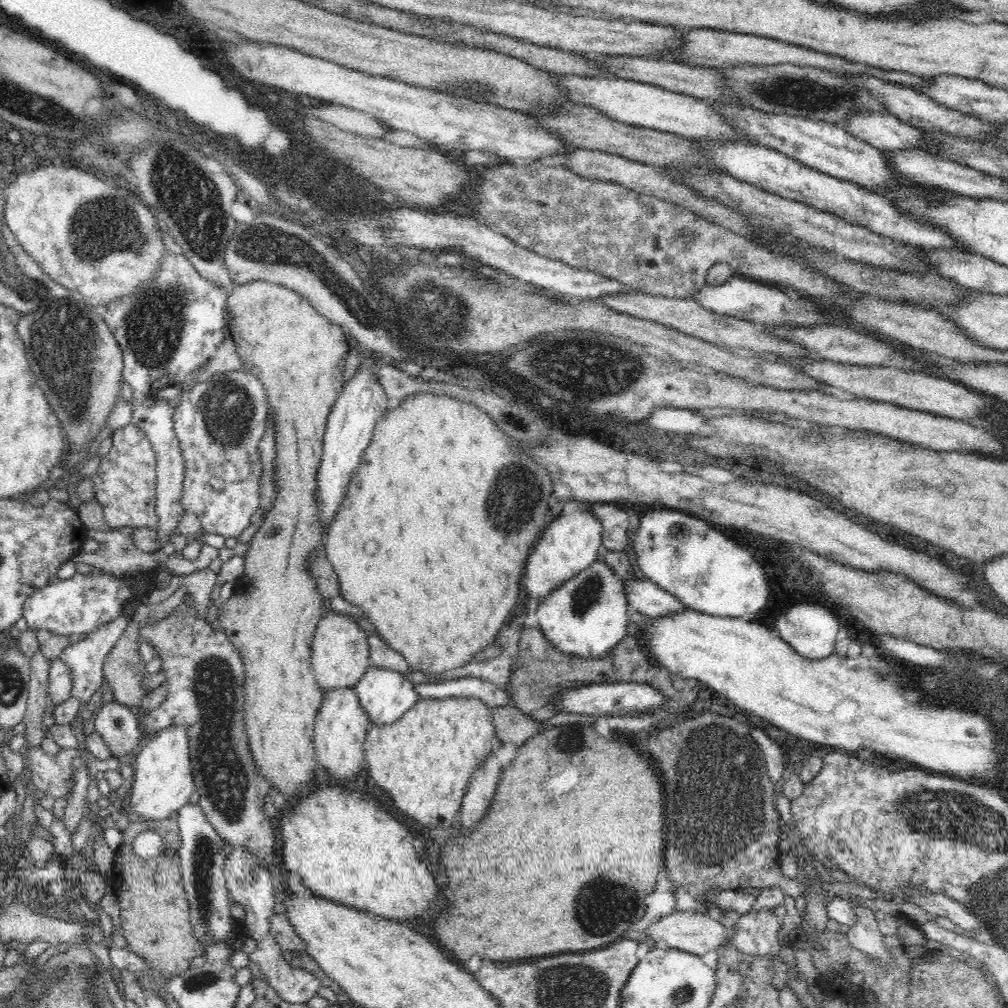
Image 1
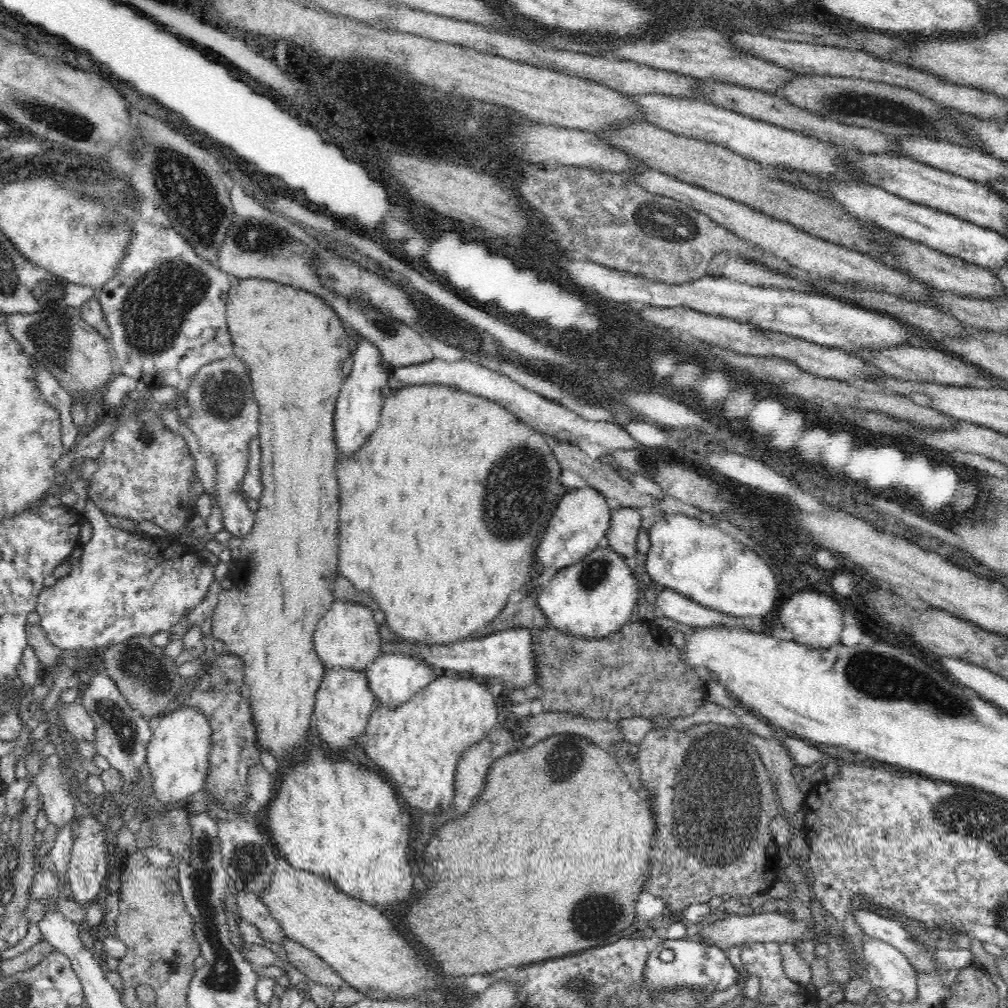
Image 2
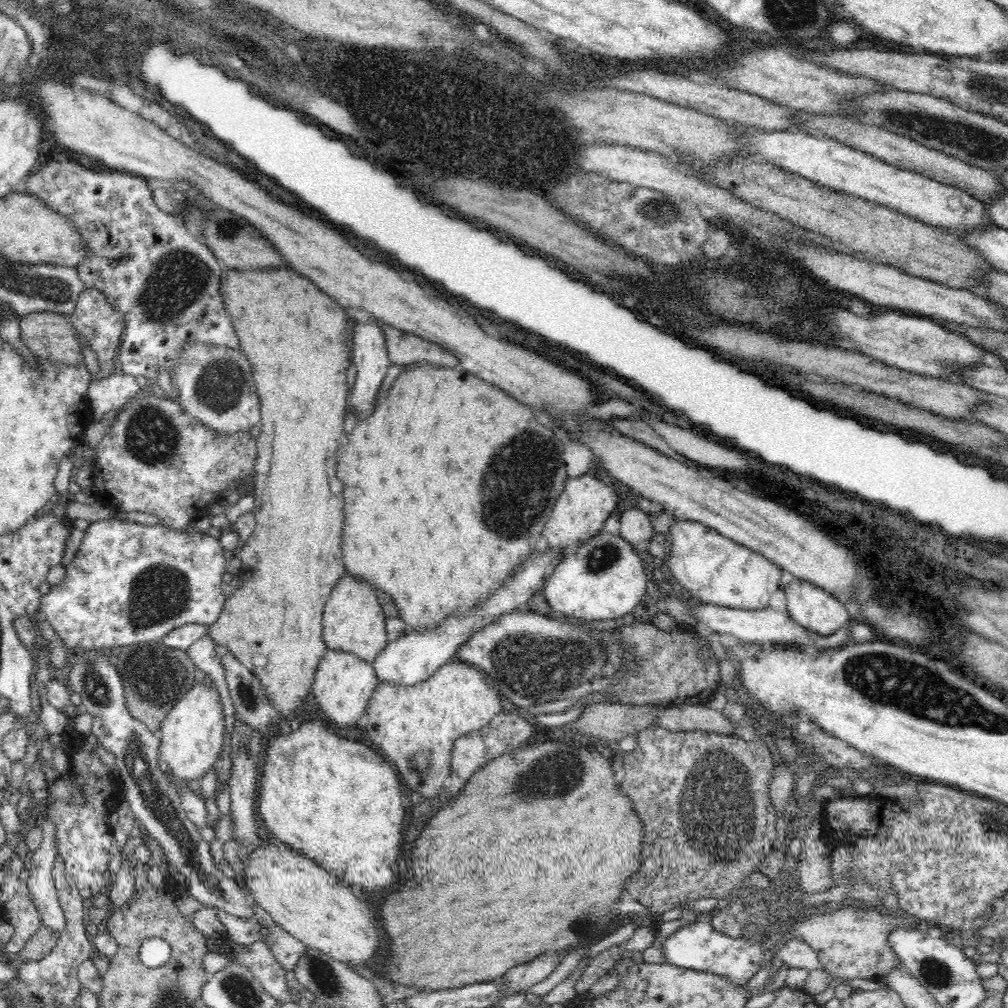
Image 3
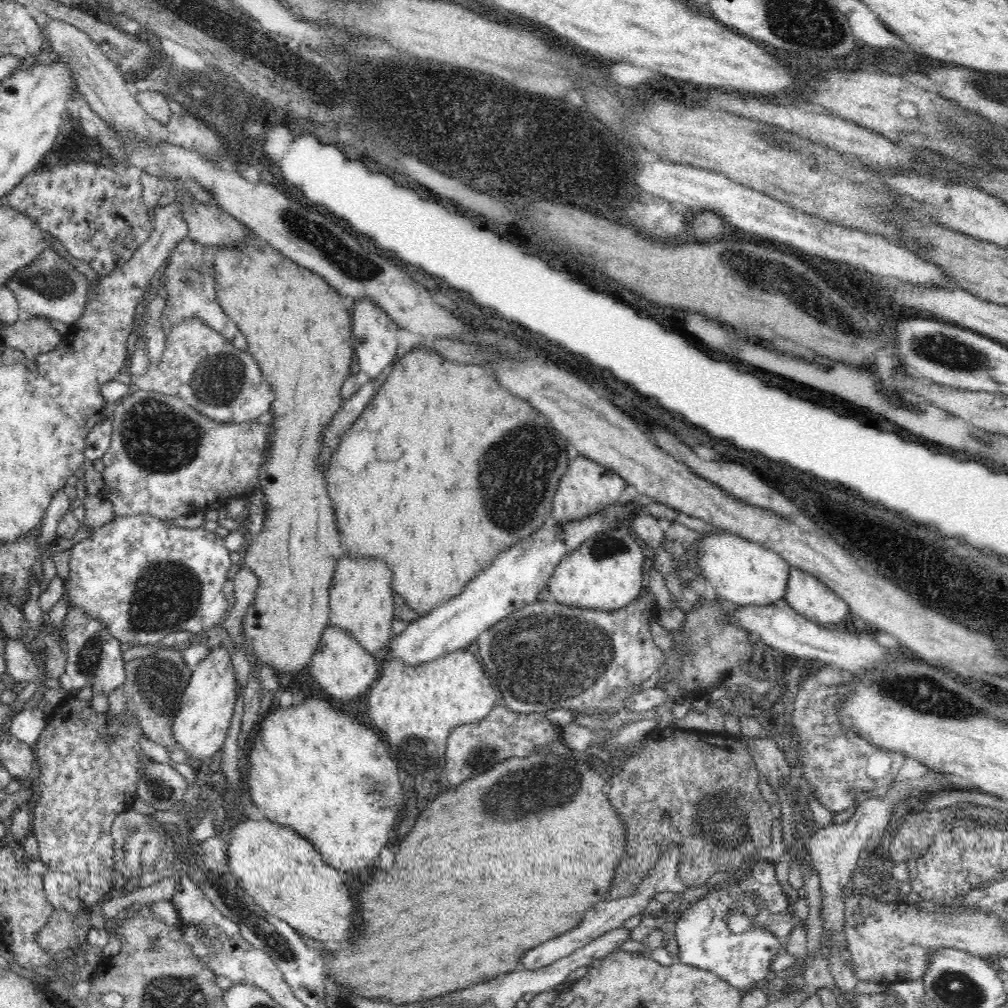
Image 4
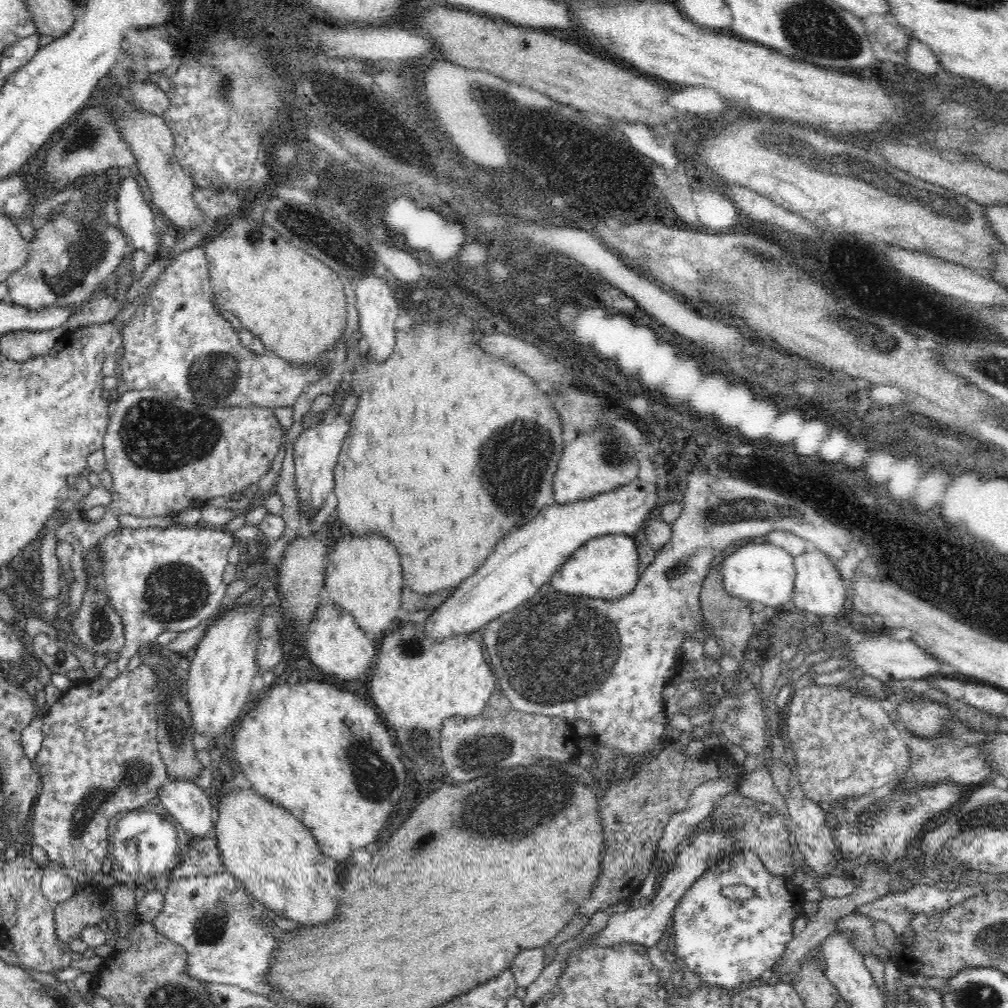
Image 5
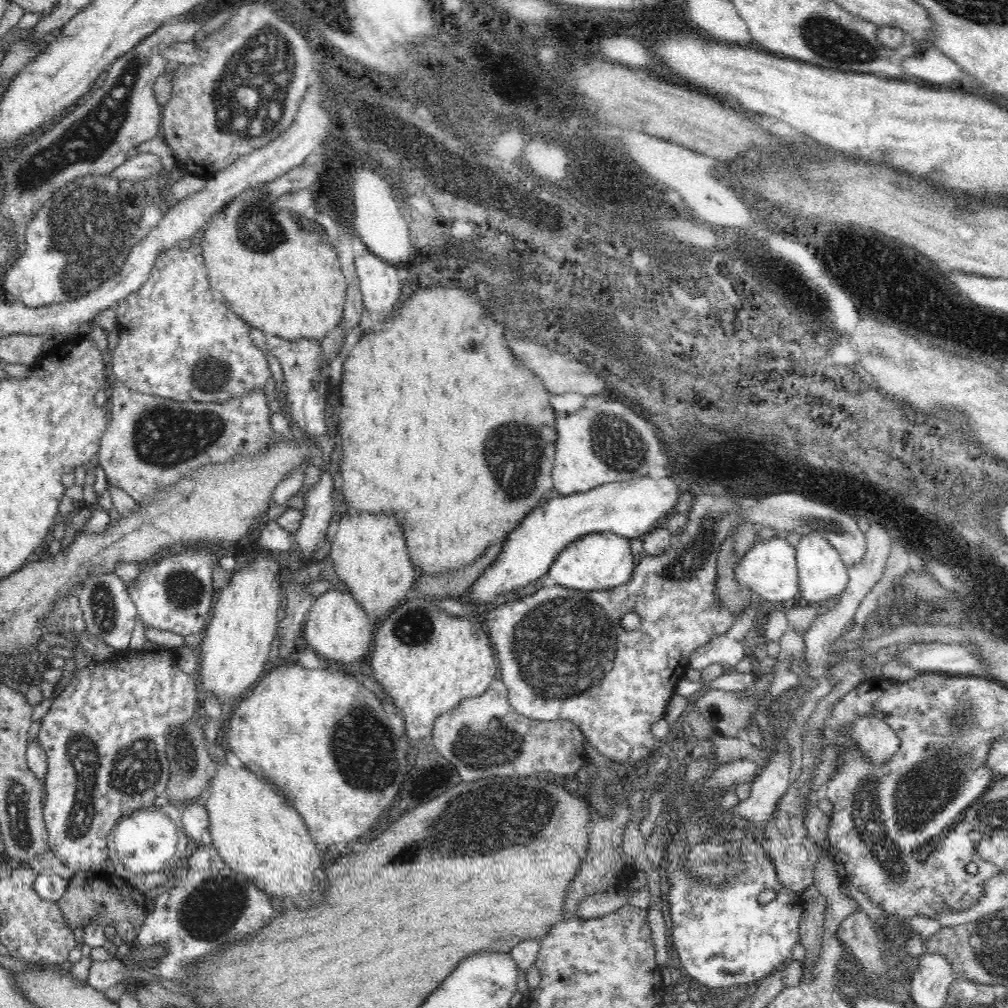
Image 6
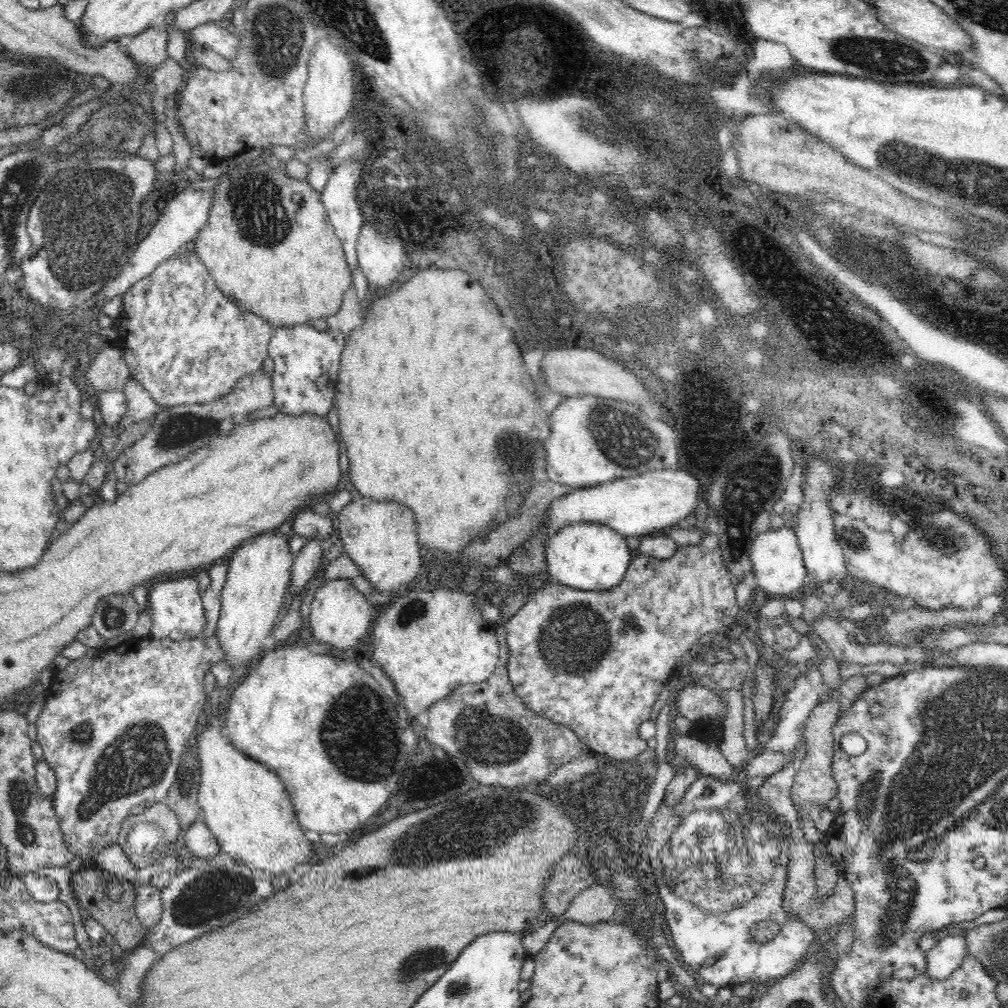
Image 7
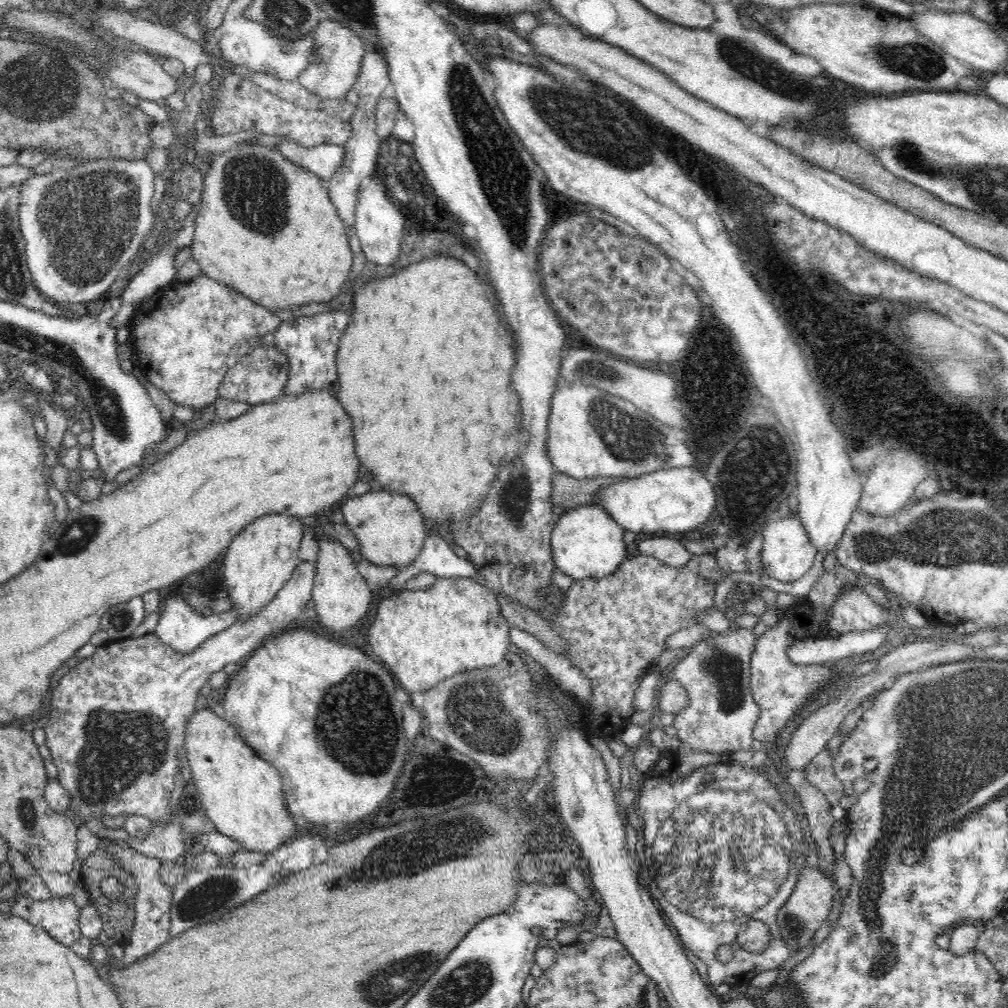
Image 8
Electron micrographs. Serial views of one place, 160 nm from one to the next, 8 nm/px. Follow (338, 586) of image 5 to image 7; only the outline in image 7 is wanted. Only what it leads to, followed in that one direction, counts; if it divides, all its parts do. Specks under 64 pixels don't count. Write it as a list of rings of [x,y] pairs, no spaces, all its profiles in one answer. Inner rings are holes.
[[[360,497],[337,515],[339,540],[346,557],[354,561],[374,591],[398,593],[416,580],[422,566],[422,547],[418,543],[418,526],[412,510],[396,502],[376,502]]]

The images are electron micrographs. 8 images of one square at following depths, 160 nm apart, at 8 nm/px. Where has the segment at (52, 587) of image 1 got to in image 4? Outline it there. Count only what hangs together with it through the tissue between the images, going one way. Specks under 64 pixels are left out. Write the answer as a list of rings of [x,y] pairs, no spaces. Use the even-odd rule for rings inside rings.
[[[134,515],[131,517],[115,518],[110,523],[104,524],[102,527],[94,529],[92,534],[84,540],[80,540],[71,548],[70,560],[70,576],[66,582],[66,596],[68,598],[68,609],[79,608],[83,610],[87,616],[98,620],[105,624],[107,630],[114,638],[120,642],[128,642],[131,647],[144,645],[160,645],[160,640],[168,634],[186,630],[194,634],[196,638],[204,638],[208,630],[212,630],[222,618],[228,618],[230,612],[230,604],[224,595],[224,582],[228,579],[228,570],[230,570],[230,555],[225,544],[225,539],[222,539],[216,532],[210,532],[203,527],[200,528],[177,528],[167,522],[160,521],[152,515]]]

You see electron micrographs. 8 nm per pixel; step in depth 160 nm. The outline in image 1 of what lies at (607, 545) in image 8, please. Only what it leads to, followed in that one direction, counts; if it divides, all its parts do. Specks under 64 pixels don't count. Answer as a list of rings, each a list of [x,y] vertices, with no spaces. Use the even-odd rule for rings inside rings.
[[[604,561],[592,562],[586,570],[582,570],[575,578],[569,579],[560,589],[552,592],[532,606],[536,612],[539,629],[544,633],[554,649],[564,655],[572,655],[580,659],[598,659],[608,655],[616,645],[620,644],[630,631],[630,608],[625,595],[624,580],[618,580],[615,573]]]

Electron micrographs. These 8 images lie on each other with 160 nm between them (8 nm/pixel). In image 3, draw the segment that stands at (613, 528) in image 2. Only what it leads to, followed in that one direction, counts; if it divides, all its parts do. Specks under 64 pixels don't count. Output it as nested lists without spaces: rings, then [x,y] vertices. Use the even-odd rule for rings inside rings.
[[[642,509],[626,510],[620,516],[620,537],[628,541],[636,553],[648,550],[655,531],[651,516]]]

